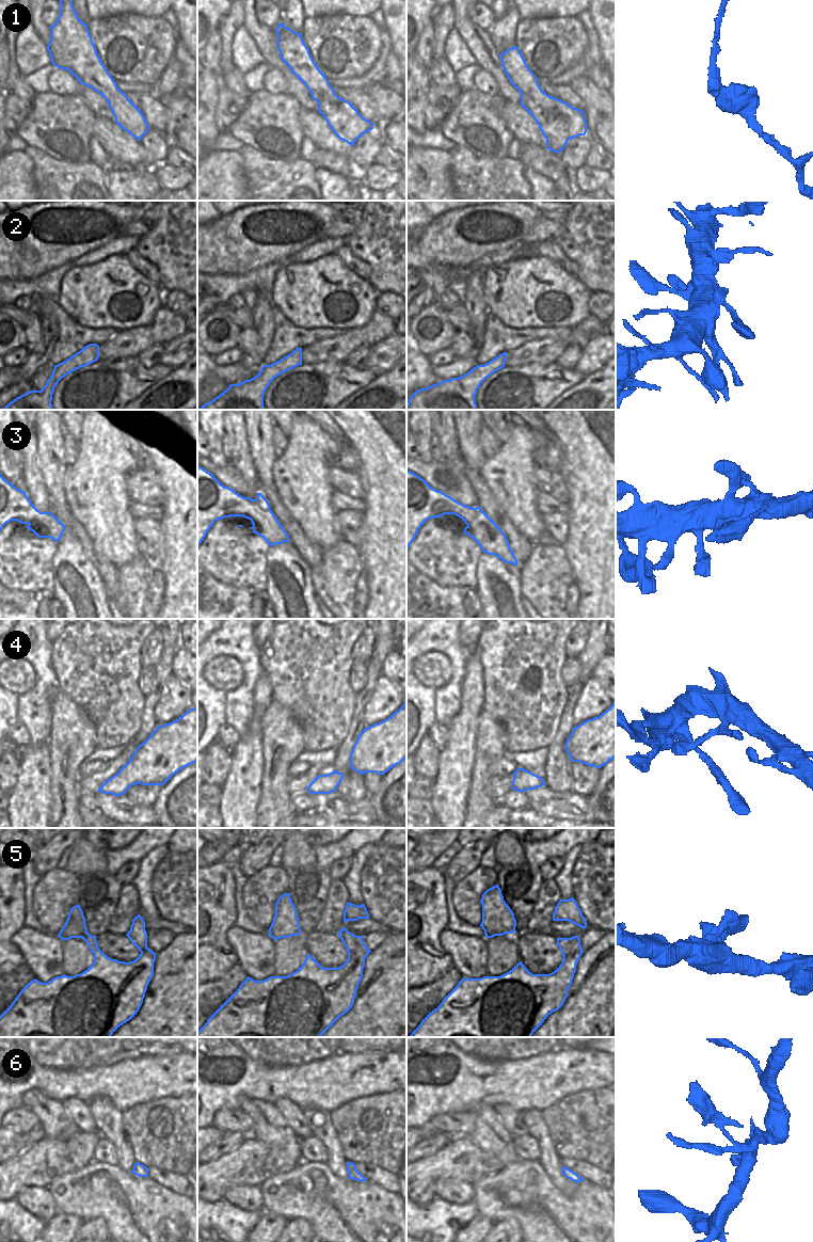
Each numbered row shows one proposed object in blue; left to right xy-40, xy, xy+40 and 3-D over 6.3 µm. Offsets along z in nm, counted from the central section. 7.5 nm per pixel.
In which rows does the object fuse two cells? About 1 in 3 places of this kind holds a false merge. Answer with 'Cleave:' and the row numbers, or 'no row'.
Cleave: 6

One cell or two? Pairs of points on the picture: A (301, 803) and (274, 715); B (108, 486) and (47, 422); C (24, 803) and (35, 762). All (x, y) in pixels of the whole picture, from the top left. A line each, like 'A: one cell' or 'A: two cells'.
A: two cells
B: two cells
C: one cell

